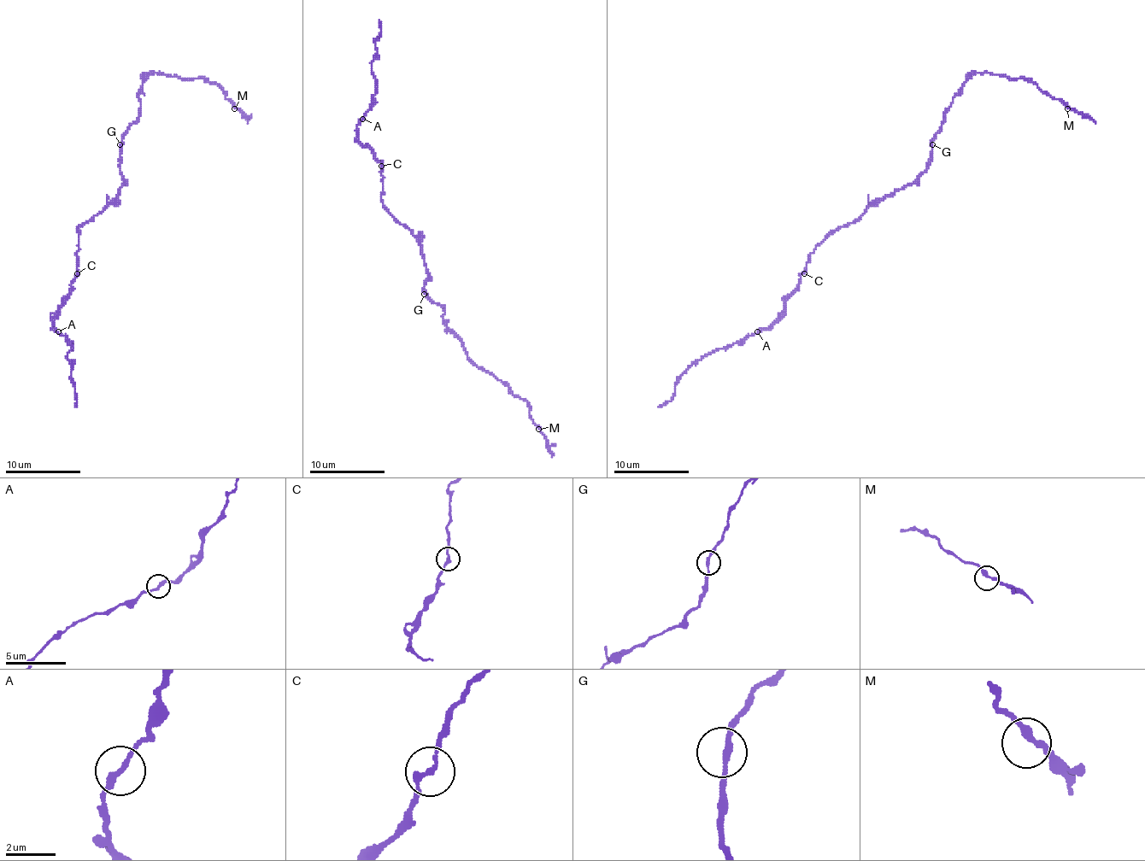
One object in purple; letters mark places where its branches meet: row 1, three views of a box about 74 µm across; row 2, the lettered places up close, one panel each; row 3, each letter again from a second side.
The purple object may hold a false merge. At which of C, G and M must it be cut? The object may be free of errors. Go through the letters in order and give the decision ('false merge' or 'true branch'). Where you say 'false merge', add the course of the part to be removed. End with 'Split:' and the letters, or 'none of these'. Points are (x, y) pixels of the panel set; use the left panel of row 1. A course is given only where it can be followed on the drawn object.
C: true branch
G: true branch
M: true branch
Split: none of these

